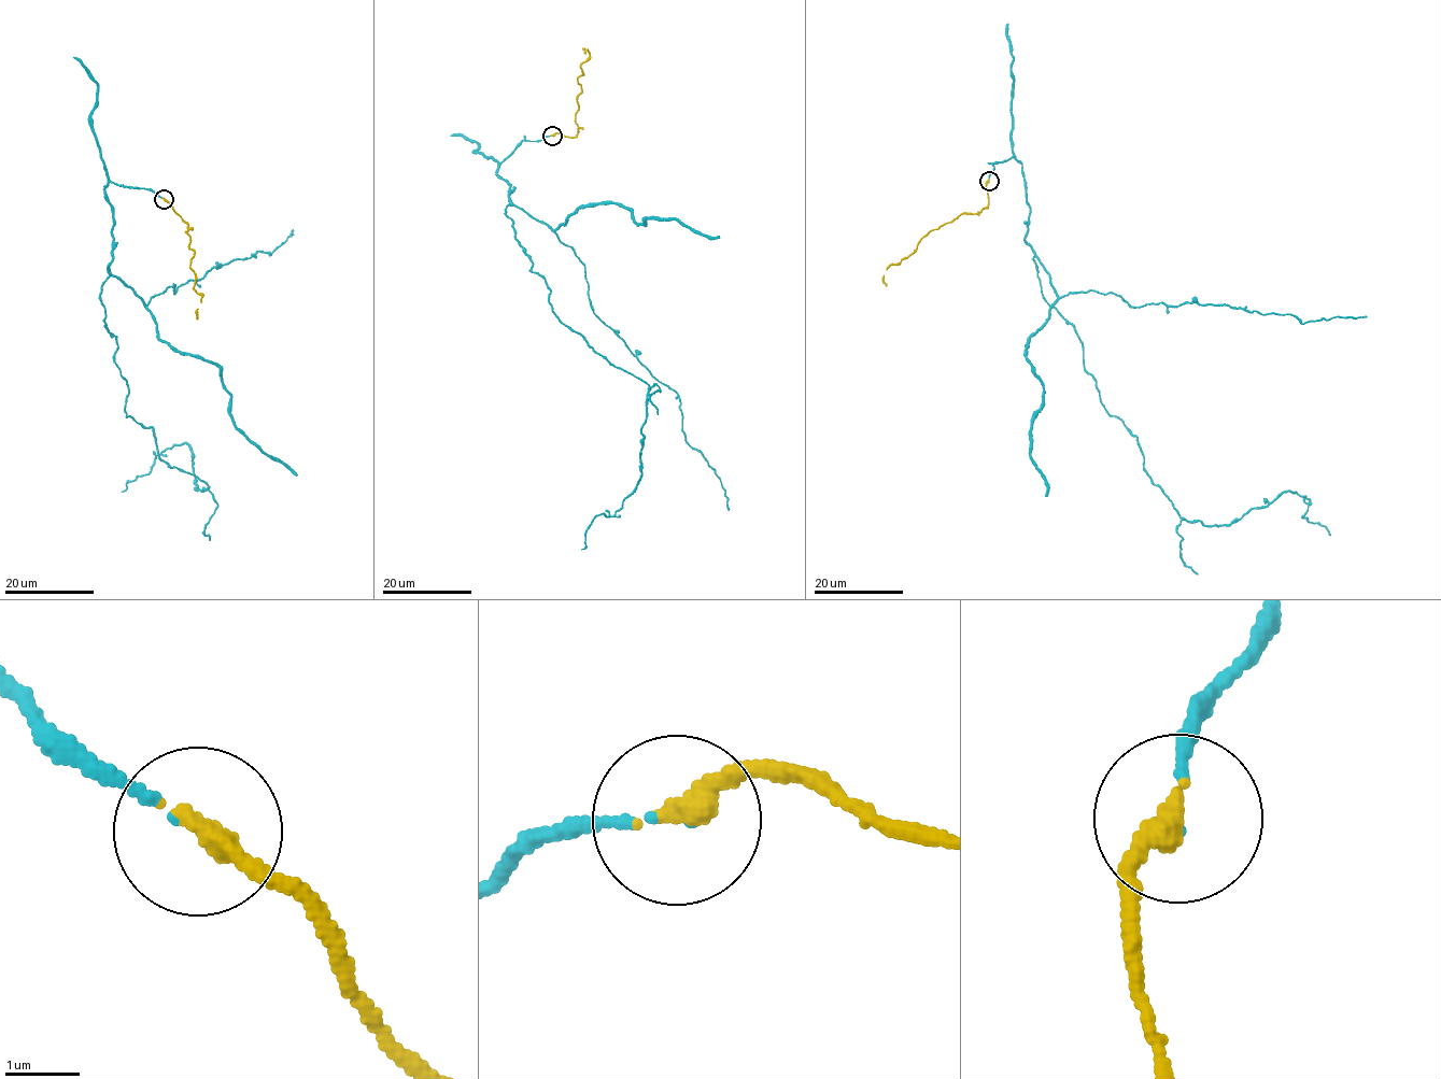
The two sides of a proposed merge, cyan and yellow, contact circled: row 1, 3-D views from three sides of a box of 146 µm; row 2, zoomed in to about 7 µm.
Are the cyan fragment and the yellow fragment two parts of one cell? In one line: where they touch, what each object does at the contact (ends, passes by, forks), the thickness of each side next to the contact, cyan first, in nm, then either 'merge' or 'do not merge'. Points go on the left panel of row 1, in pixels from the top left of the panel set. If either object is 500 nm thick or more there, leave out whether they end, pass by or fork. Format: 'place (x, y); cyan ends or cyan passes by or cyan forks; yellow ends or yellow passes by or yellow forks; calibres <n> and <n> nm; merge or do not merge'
place (164, 199); cyan ends; yellow ends; calibres 60 and 340 nm; merge

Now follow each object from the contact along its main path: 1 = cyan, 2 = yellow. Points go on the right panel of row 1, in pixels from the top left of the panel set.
1: (988, 181), (993, 162), (1020, 164), (1042, 297), (1181, 516), (1227, 525), (1288, 491), (1330, 535)
2: (988, 180), (988, 204), (976, 213), (961, 213), (923, 237), (915, 250), (891, 265), (884, 274), (886, 285)

